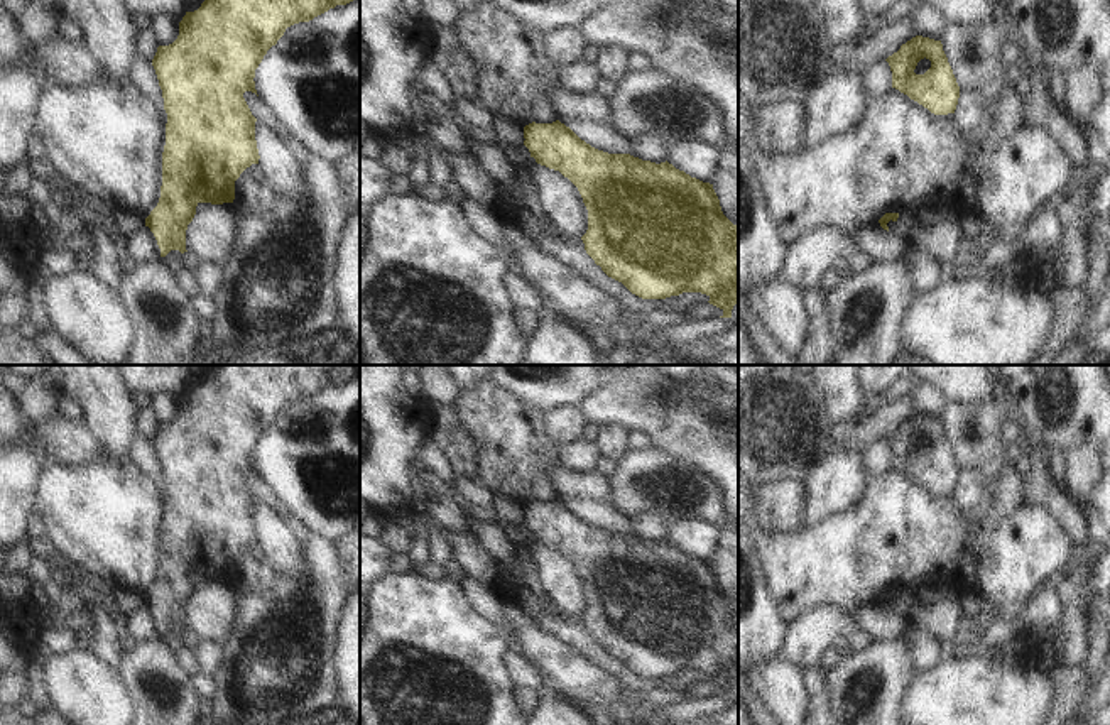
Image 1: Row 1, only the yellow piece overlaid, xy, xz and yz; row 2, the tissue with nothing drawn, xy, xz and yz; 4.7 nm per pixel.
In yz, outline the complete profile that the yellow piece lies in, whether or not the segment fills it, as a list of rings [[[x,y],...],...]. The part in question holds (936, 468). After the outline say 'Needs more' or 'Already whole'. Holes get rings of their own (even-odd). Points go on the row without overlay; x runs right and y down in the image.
[[[916,414],[885,439],[892,450],[892,466],[934,493],[955,492],[960,465],[941,419]],[[924,436],[931,439],[931,446],[924,453],[916,453],[914,448]]]. Already whole.

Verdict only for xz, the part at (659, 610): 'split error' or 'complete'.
complete

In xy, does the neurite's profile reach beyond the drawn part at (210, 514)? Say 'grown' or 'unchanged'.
unchanged

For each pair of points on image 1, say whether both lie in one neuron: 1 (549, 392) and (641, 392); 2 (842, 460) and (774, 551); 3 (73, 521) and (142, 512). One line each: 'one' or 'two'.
1: one
2: two
3: one

